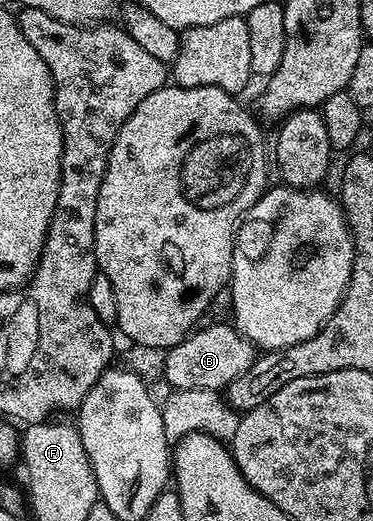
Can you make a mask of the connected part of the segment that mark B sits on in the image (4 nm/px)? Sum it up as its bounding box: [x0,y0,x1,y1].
[163,322,257,391]

